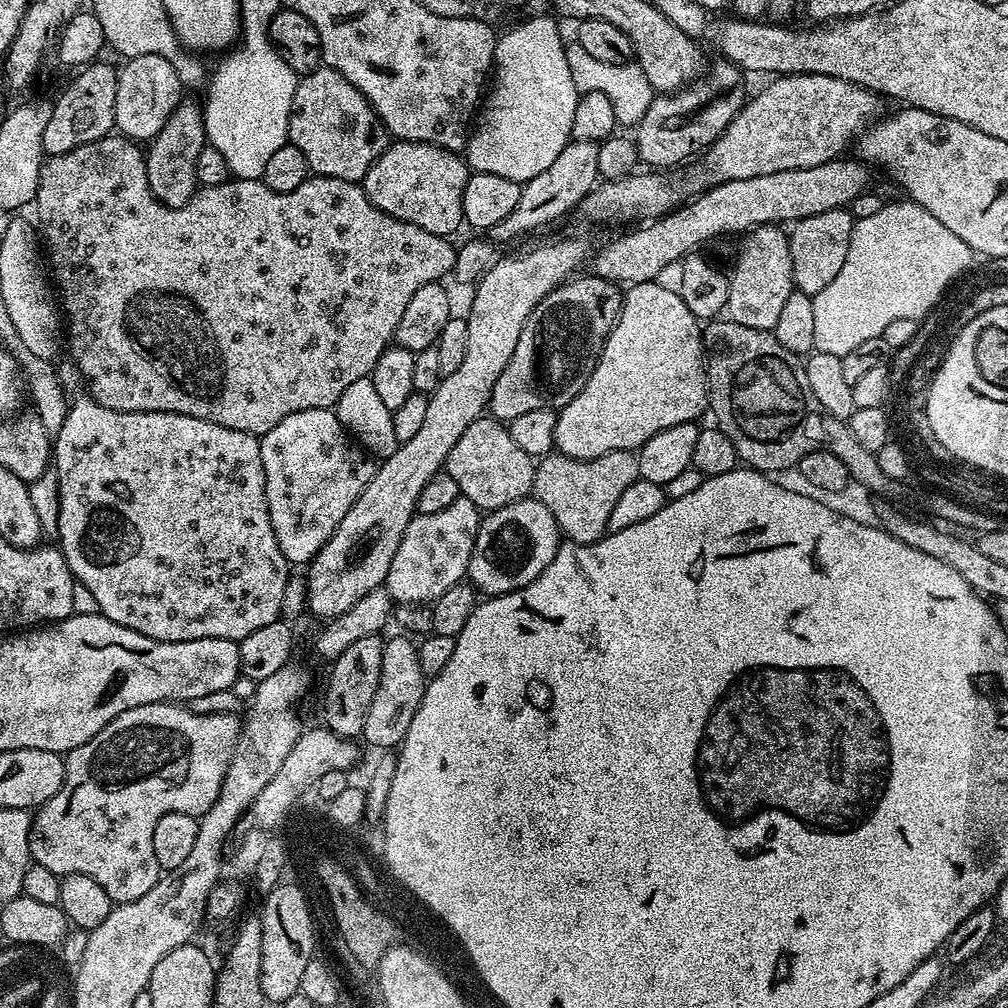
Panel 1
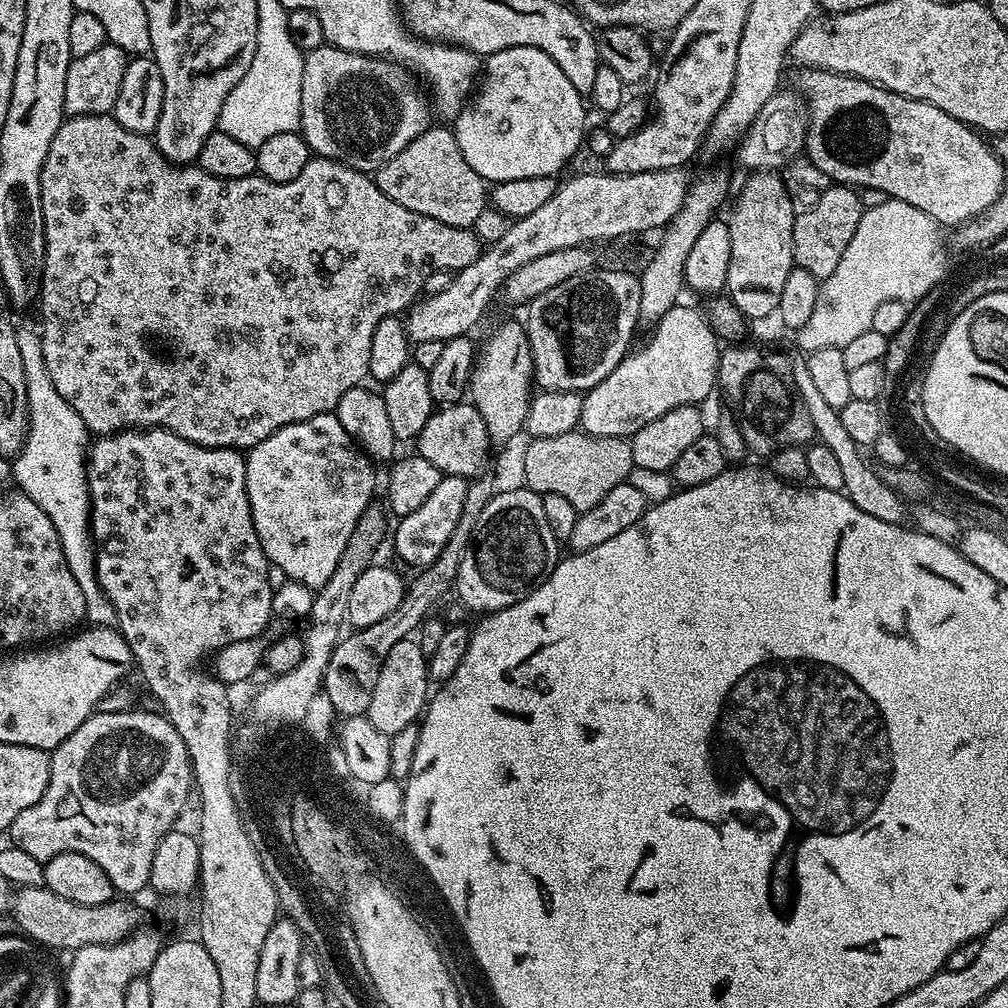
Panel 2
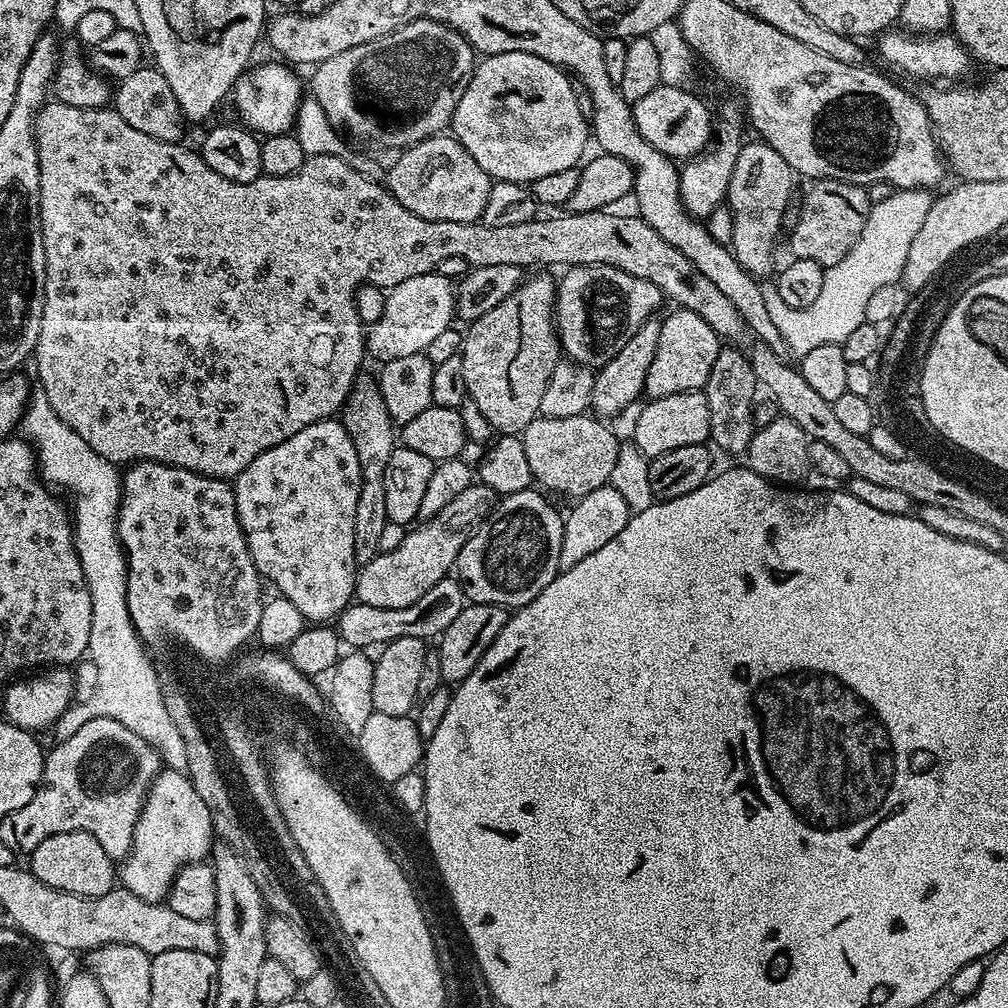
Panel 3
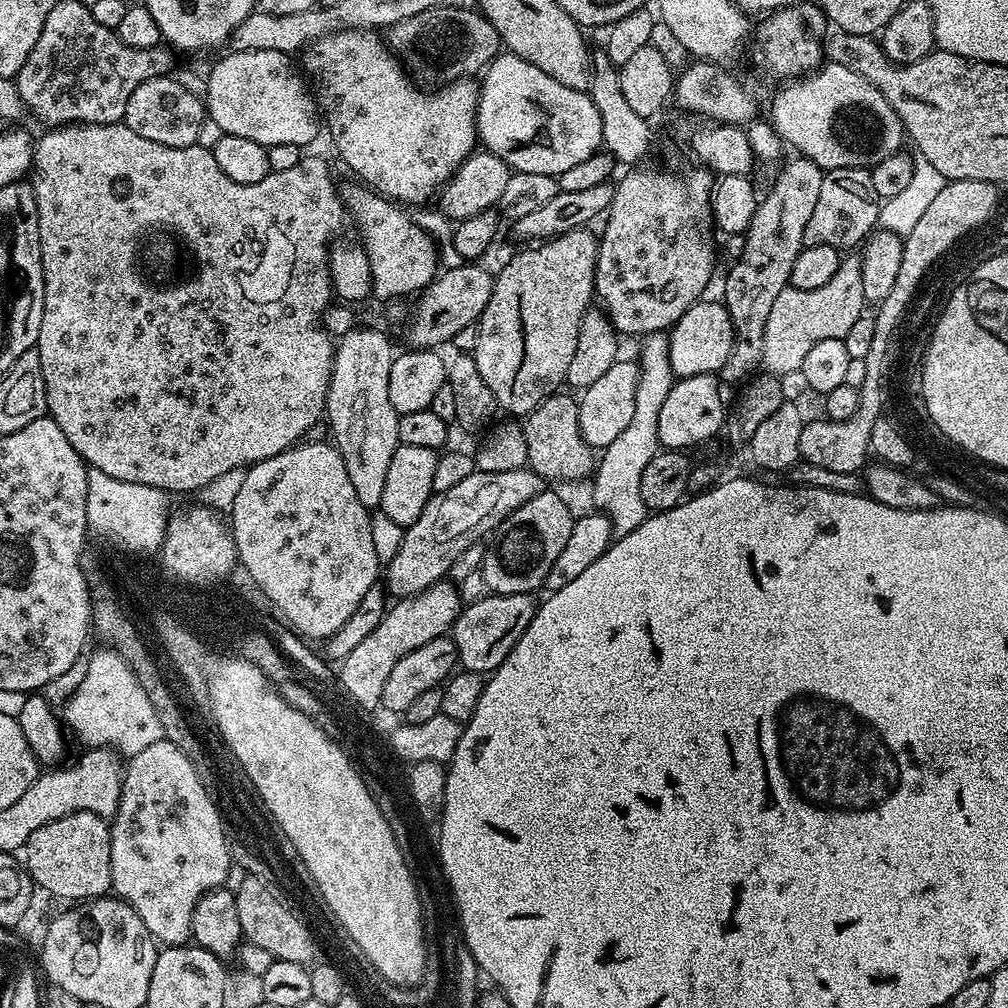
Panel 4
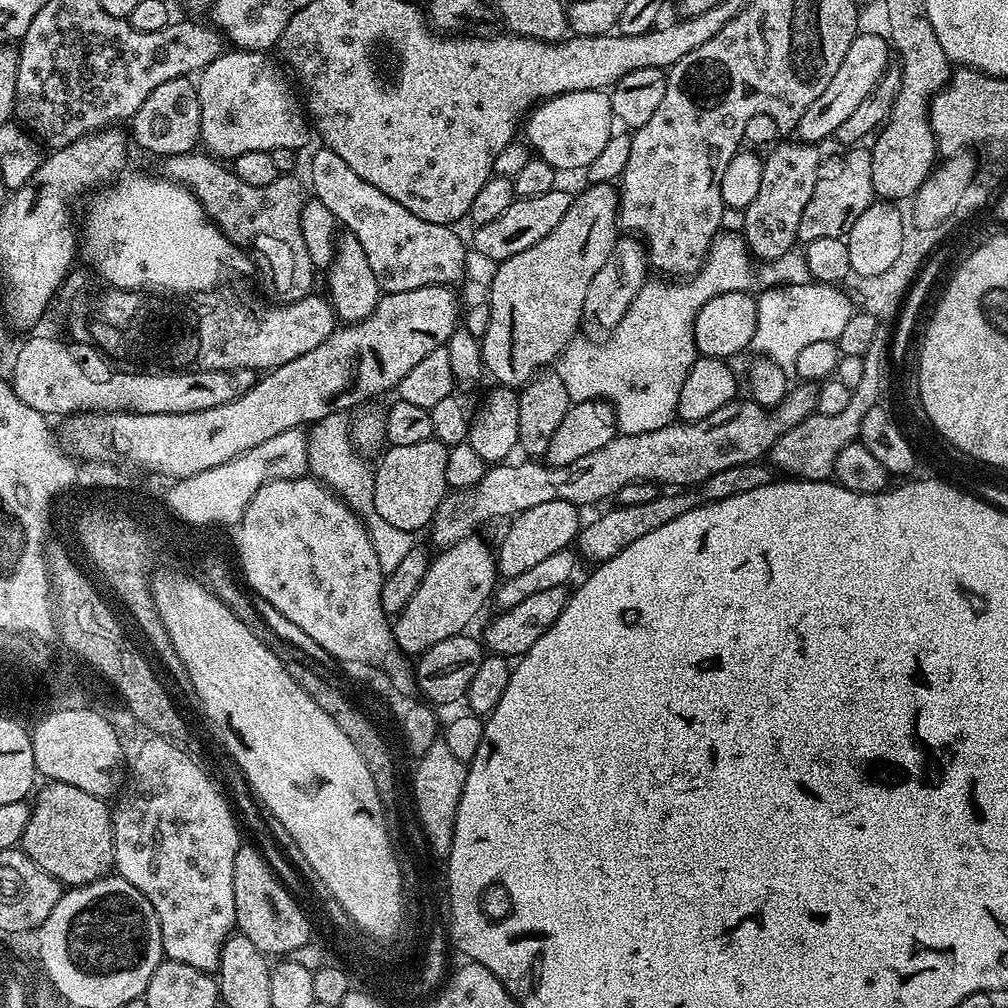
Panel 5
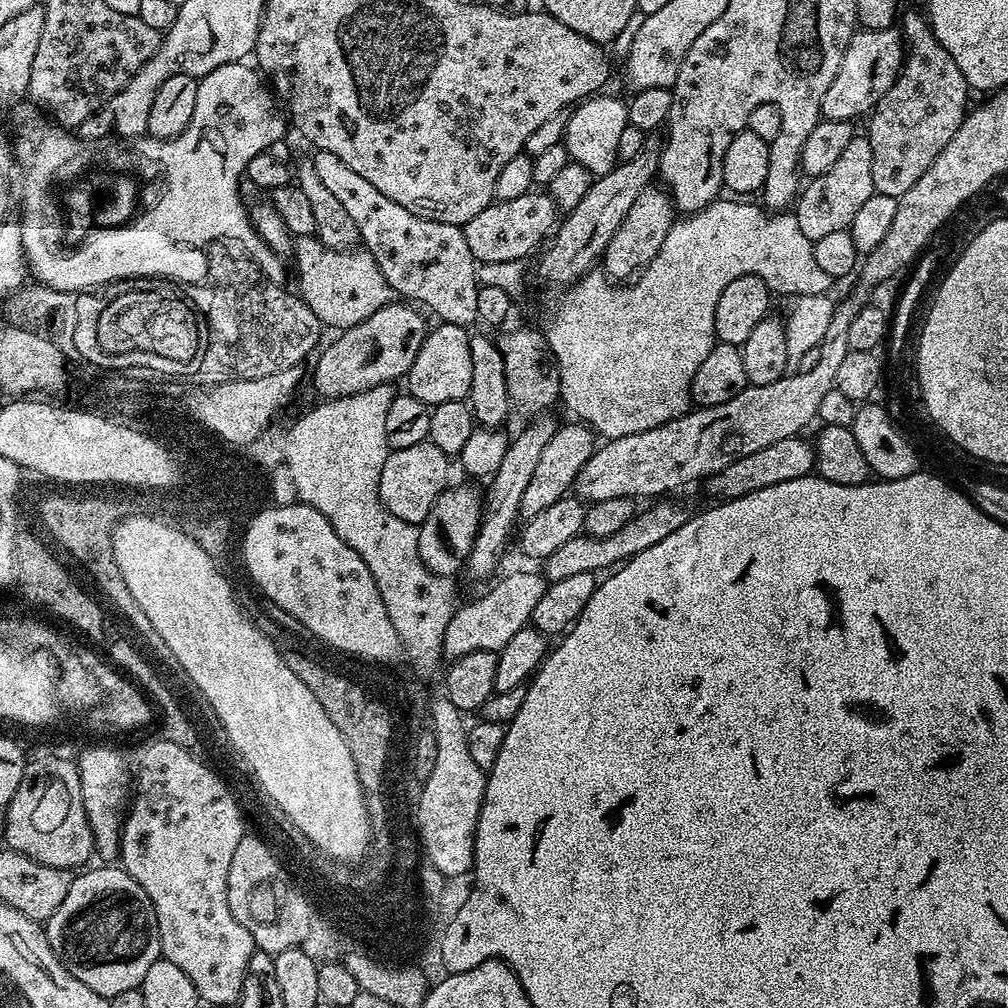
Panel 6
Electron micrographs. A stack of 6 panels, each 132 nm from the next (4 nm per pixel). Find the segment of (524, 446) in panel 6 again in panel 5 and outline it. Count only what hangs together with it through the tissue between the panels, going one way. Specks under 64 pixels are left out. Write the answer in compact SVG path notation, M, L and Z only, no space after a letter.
M480 534L467 536L454 546L437 551L431 557L428 569L418 586L418 590L414 590L412 598L406 602L406 606L395 617L392 624L392 636L396 639L396 647L400 649L401 653L416 658L430 646L438 646L438 642L446 642L446 638L461 635L467 629L464 627L483 610L484 603L487 600L489 603L493 599L497 587L496 554L493 545L488 545L480 537Z

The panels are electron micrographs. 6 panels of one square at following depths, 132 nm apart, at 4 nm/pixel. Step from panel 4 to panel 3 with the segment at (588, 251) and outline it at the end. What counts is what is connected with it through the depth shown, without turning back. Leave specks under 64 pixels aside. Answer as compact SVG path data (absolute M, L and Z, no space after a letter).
M532 274L516 288L506 302L498 302L494 310L486 310L482 318L471 321L462 336L462 374L466 378L468 399L472 400L486 414L493 433L500 436L515 436L523 433L531 420L540 415L542 394L550 383L550 374L554 374L557 364L562 360L560 335L556 332L556 286L548 274Z

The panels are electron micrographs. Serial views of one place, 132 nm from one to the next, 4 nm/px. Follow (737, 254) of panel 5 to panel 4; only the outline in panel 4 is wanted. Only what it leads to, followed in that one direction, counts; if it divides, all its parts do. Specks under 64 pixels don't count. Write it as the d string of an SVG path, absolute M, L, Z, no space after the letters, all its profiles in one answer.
M651 334L643 337L640 348L640 356L638 355L638 363L640 365L640 377L638 378L638 386L636 387L636 397L634 398L634 418L630 418L630 426L626 426L626 430L622 430L622 434L618 434L618 438L614 438L614 442L610 442L608 448L603 449L601 458L594 468L594 479L592 484L592 500L597 509L607 516L608 521L612 523L613 533L617 537L630 534L630 530L638 530L638 526L642 526L642 522L648 519L650 509L646 506L646 502L642 502L642 490L640 483L642 482L642 470L646 470L646 466L650 463L650 458L654 458L660 448L658 442L658 413L662 410L662 402L666 402L666 394L670 394L674 377L672 367L670 366L670 354L668 353L668 337L664 334Z

